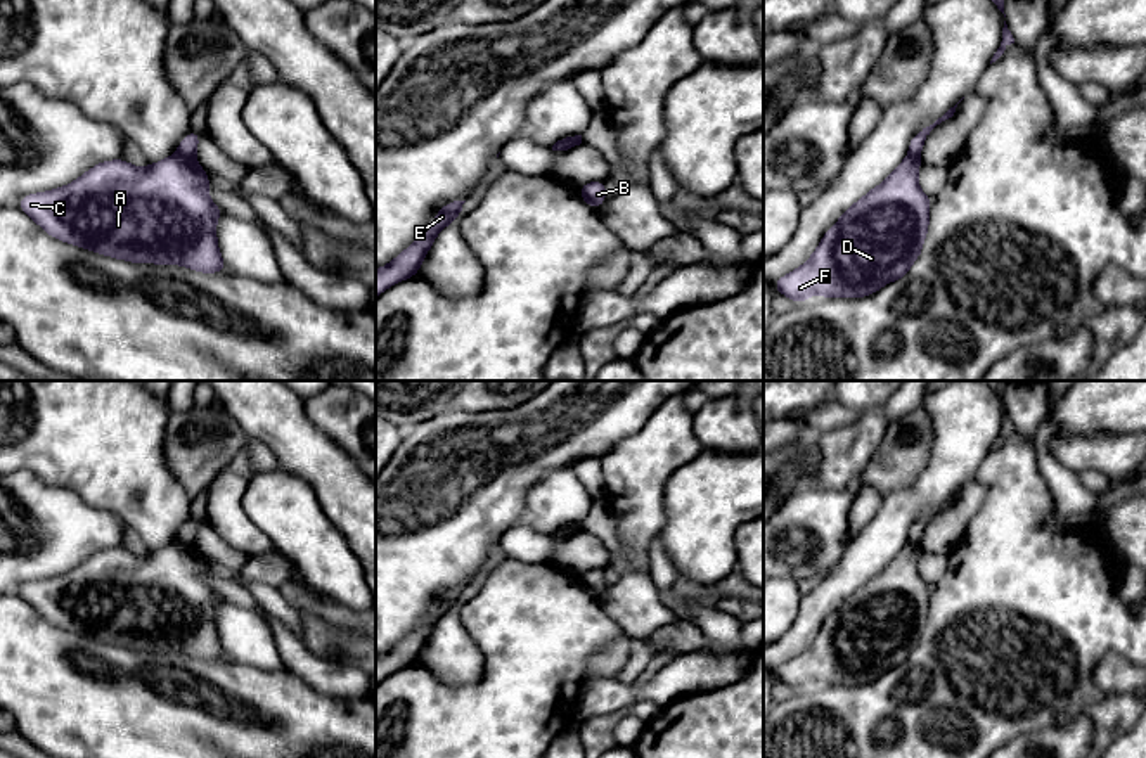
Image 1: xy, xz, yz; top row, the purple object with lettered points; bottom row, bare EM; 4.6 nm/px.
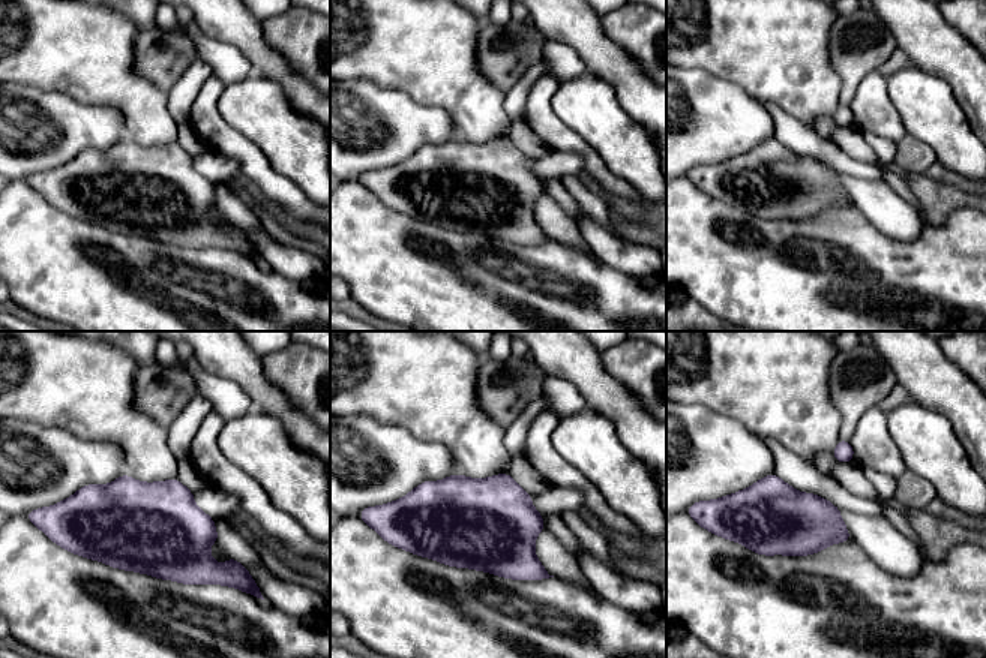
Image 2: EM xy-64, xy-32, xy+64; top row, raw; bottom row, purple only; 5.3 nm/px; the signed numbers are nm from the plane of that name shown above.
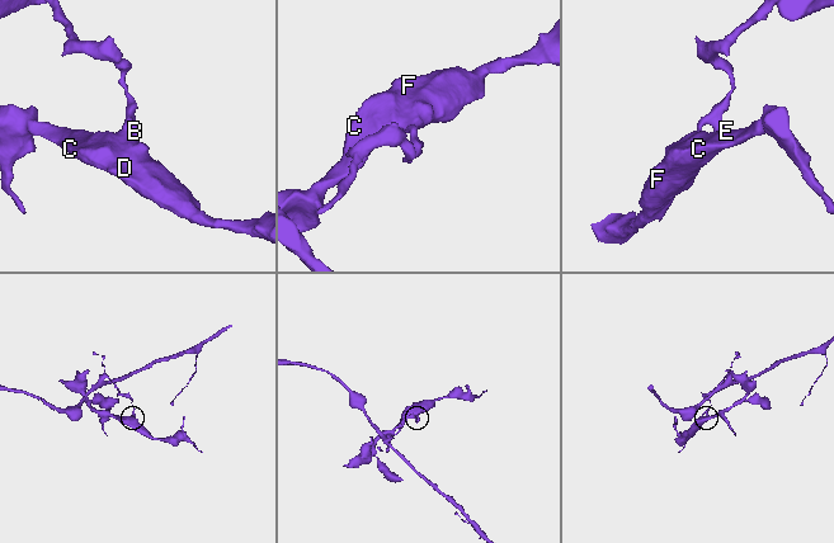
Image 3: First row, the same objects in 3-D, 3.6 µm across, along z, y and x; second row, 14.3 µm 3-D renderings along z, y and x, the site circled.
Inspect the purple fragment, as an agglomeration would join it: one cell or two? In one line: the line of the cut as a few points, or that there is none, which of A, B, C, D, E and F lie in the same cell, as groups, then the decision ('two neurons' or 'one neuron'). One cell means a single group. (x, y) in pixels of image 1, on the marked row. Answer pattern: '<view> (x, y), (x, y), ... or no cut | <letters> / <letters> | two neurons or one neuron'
xy (177, 153), (193, 158) | A C D E F / B | two neurons

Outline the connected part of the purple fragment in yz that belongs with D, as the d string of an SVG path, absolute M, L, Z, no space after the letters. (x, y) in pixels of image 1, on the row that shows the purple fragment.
M907 156L890 177L850 206L824 234L810 260L774 282L777 292L796 303L808 296L862 298L907 275L923 251L931 201L917 183L919 157Z

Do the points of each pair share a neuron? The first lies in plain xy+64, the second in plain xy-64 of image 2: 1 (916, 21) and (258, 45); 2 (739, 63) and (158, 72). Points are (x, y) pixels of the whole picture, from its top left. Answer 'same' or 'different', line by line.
1: same
2: different

